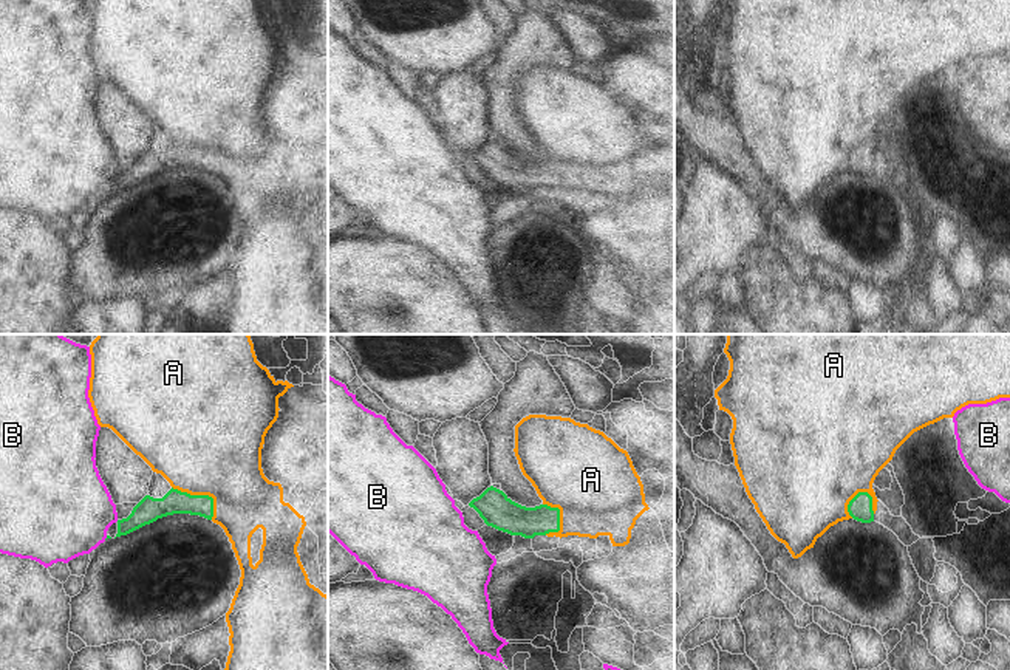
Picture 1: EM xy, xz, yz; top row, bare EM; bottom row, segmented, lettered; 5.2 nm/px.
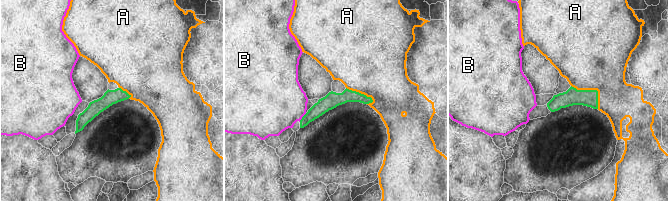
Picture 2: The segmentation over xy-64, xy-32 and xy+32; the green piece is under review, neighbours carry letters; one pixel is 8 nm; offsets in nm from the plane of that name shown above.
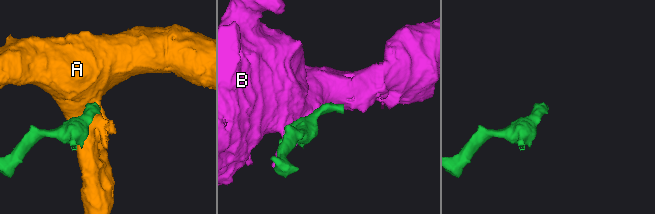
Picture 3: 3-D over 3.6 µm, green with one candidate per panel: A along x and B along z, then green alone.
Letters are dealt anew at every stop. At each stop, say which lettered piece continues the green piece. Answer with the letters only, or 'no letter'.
no letter

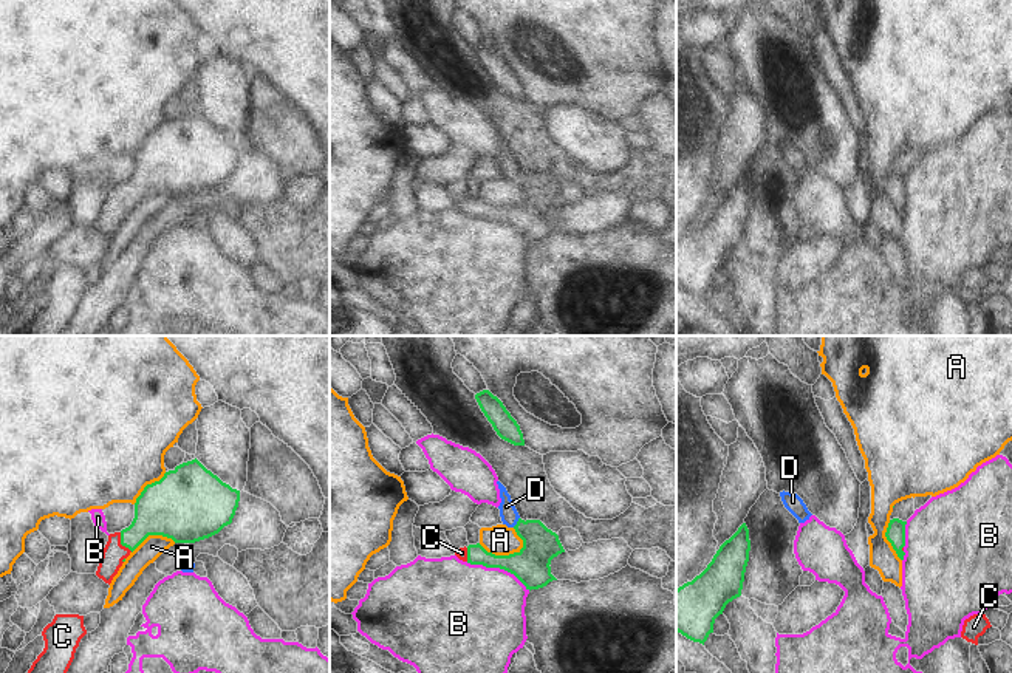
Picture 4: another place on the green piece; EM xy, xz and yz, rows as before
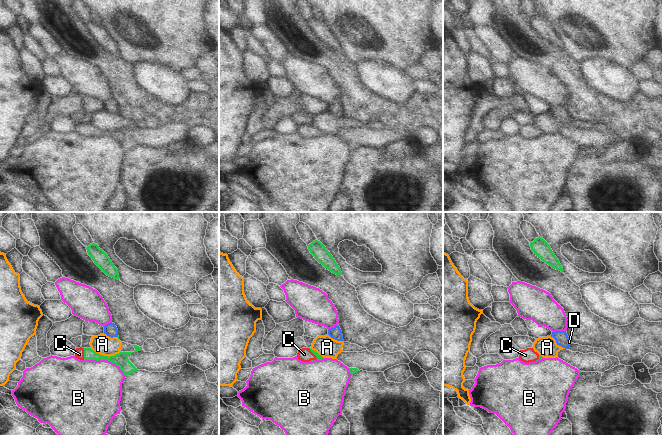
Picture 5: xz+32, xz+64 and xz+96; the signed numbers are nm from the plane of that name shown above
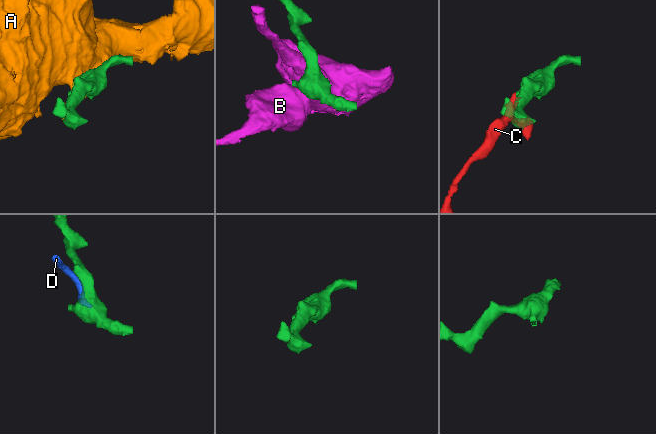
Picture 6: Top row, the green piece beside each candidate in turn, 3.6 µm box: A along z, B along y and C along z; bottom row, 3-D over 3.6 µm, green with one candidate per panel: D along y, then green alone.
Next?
C

